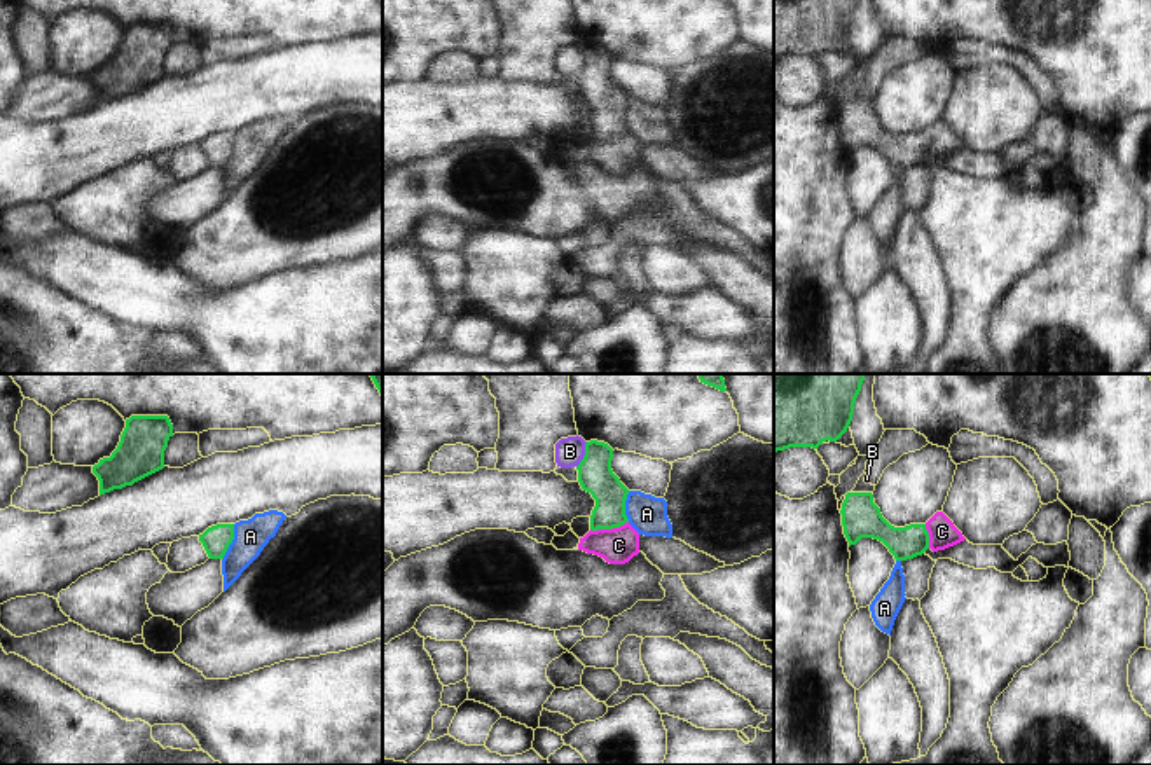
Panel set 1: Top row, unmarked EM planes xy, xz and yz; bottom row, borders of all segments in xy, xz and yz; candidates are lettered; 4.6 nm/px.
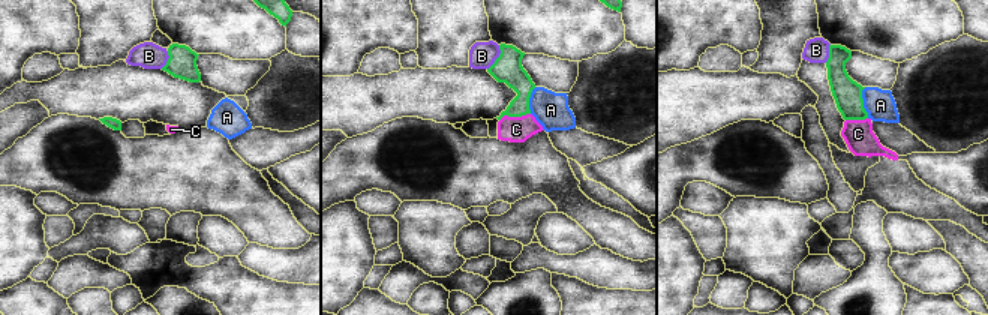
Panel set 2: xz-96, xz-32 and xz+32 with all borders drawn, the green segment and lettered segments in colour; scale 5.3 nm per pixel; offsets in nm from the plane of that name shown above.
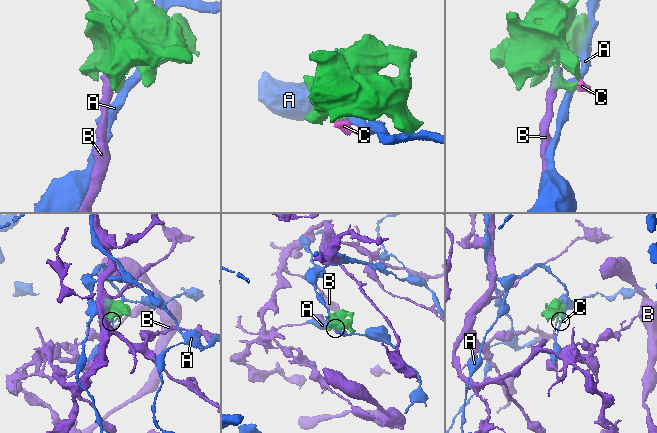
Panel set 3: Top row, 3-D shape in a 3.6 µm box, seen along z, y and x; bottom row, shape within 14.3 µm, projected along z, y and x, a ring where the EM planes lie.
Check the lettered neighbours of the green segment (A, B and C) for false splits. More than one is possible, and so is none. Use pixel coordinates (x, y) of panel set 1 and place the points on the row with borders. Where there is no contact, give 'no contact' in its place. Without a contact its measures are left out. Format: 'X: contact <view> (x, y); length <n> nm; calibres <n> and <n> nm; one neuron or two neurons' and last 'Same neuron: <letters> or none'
A: contact xy (231, 542); length 180 nm; calibres 130 and 160 nm; two neurons
B: contact xz (585, 454); length 130 nm; calibres 160 and 130 nm; two neurons
C: contact xz (608, 528); length 180 nm; calibres 160 and 170 nm; one neuron
Same neuron: C

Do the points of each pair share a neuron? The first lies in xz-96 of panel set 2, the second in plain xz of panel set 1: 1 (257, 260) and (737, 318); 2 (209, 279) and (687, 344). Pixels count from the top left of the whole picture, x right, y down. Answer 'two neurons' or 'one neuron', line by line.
1: one neuron
2: one neuron

